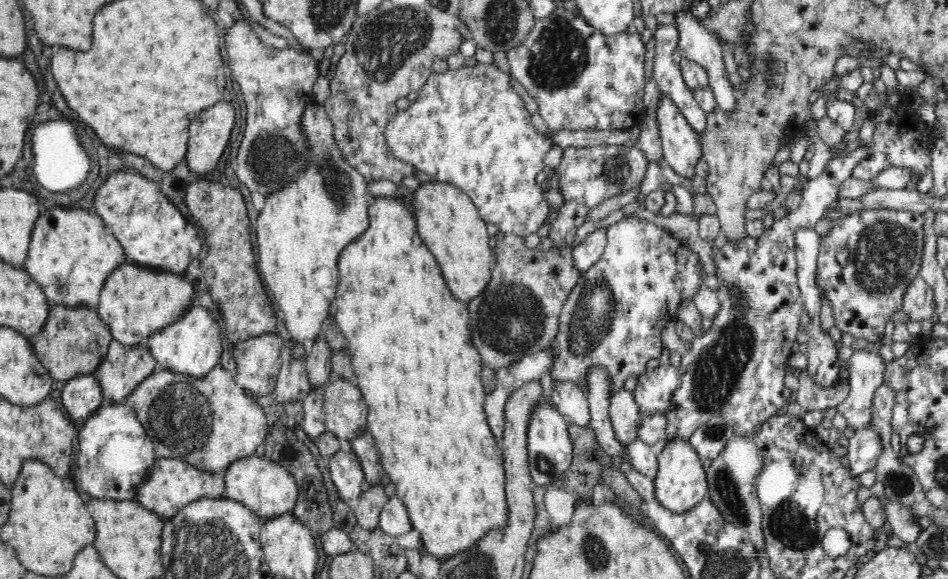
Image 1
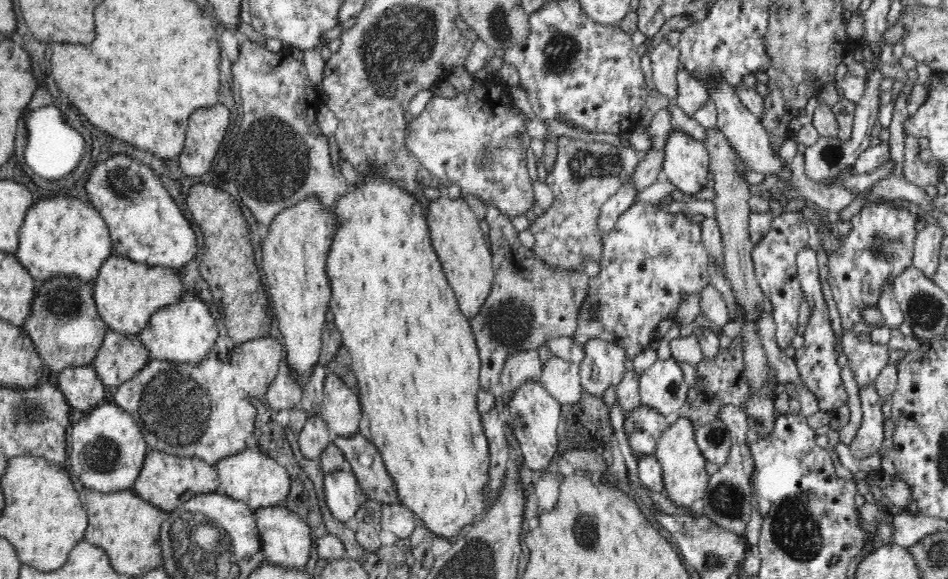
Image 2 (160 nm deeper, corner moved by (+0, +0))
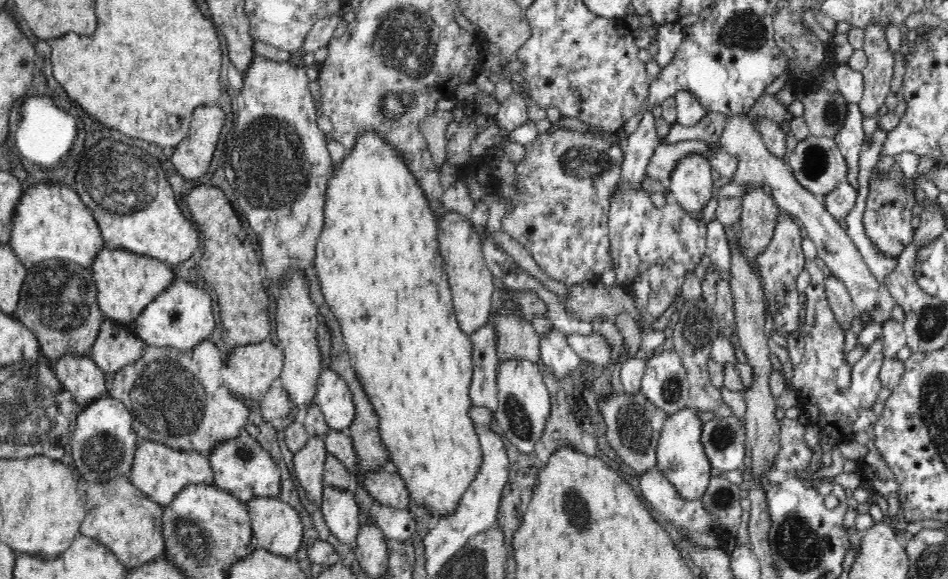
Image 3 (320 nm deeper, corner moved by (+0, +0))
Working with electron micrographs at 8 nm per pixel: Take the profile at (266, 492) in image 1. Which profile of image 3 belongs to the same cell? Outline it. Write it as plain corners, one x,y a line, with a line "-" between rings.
240,432
236,438
221,441
208,454
210,466
214,473
212,484
226,490
232,496
246,503
254,497
278,497
281,489
281,472
272,461
272,456
250,434

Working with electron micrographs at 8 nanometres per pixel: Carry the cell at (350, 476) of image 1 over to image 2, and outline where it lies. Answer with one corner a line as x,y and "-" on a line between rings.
350,470
329,472
320,490
323,507
340,523
353,524
363,491

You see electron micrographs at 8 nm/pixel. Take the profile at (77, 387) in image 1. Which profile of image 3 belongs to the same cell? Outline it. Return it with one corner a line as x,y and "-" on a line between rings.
62,354
54,364
54,373
80,406
107,396
106,376
90,354

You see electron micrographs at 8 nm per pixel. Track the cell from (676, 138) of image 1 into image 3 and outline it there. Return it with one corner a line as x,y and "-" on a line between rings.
693,154
686,155
675,166
671,178
666,183
671,200
677,202
694,219
702,219
702,210
708,204
714,190
710,170
712,166
706,157

